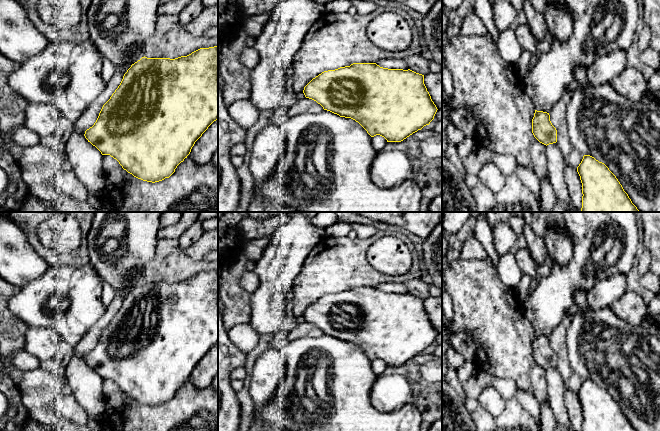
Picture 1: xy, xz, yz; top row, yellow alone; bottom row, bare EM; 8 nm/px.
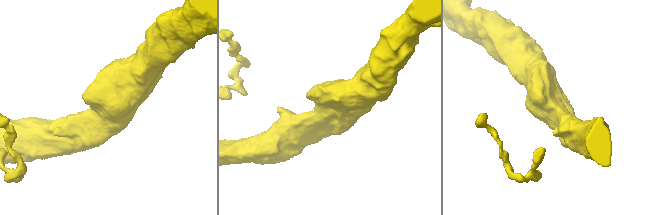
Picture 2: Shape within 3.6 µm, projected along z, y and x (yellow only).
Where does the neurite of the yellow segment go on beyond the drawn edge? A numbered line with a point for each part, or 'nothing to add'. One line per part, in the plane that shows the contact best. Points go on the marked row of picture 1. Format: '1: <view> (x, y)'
nothing to add

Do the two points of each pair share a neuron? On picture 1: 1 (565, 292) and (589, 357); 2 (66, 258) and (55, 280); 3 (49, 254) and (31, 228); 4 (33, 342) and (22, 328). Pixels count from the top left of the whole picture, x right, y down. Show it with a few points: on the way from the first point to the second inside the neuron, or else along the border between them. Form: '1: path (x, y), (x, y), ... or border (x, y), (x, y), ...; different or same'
1: border (587, 292), (577, 290), (574, 294), (573, 304); different
2: border (88, 263), (81, 265), (53, 264), (49, 266); different
3: path (42, 249), (34, 241), (32, 235); same
4: border (29, 327), (23, 348); different

